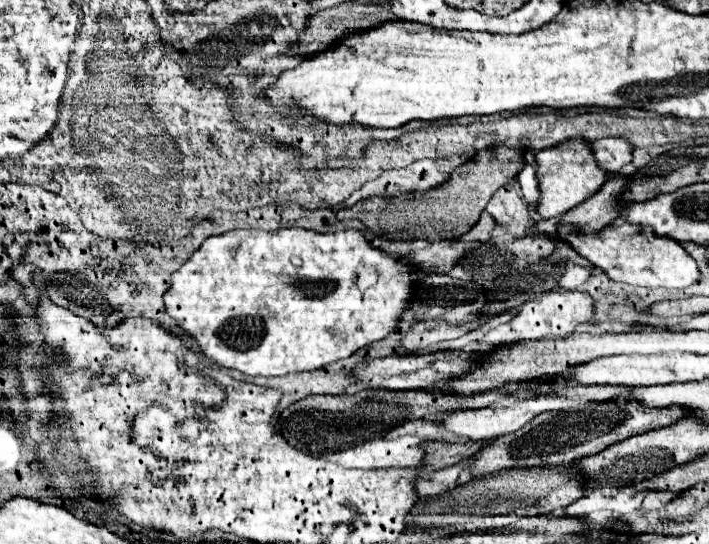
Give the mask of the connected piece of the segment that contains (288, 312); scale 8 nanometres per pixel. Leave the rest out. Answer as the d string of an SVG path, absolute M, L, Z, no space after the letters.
M237 229L227 231L223 235L215 235L203 241L203 245L191 255L191 259L173 273L171 287L165 293L165 309L171 317L177 319L179 327L201 347L203 355L219 363L221 367L241 371L245 375L287 375L287 373L301 373L301 371L315 371L321 369L333 361L347 359L355 351L385 339L391 331L397 329L403 311L407 309L407 303L413 301L413 291L419 283L417 267L411 265L411 261L405 261L403 257L395 253L387 253L379 247L373 247L363 233L355 229L339 231L339 233L315 233L307 229L277 229L277 231L261 231L261 229Z

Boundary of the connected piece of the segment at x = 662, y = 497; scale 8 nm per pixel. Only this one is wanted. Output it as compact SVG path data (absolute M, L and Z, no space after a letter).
M649 491L641 503L643 511L653 511L653 509L661 509L665 507L671 499L675 497L675 493L671 491Z

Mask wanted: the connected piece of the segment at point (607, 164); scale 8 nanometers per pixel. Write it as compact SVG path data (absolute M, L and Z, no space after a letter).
M623 137L599 139L599 141L593 141L591 145L593 145L597 163L609 173L619 173L633 159L633 145Z

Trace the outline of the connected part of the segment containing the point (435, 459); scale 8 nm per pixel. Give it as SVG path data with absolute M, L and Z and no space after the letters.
M429 441L425 449L429 451L425 457L425 467L443 469L451 467L463 459L471 459L485 447L487 441L465 441L465 443L443 443L443 441Z

